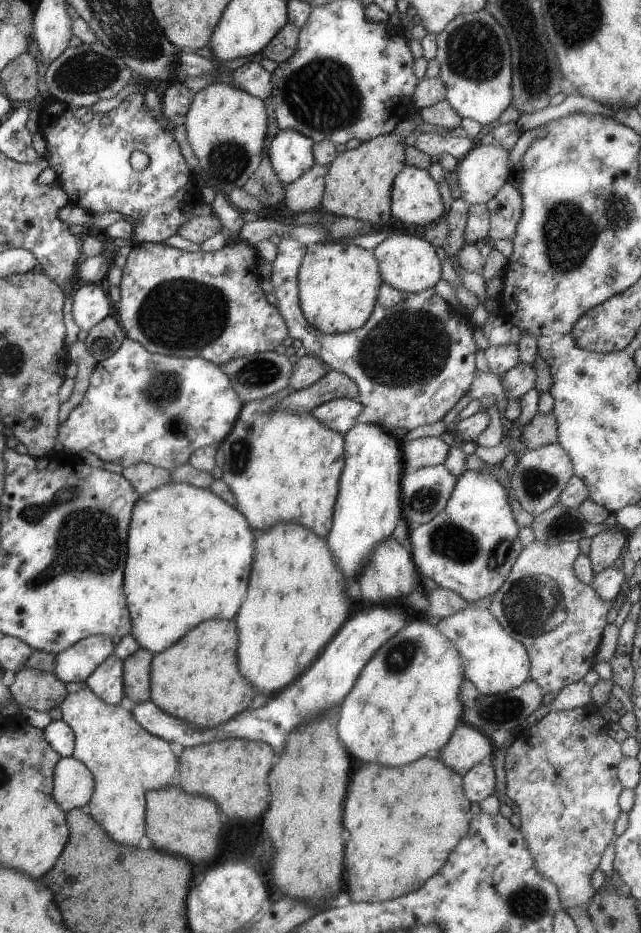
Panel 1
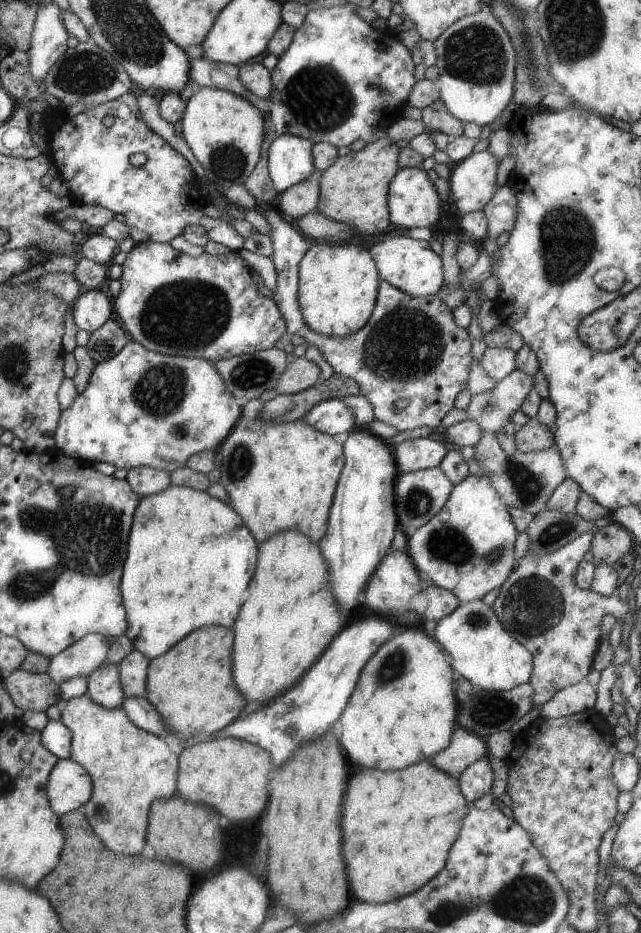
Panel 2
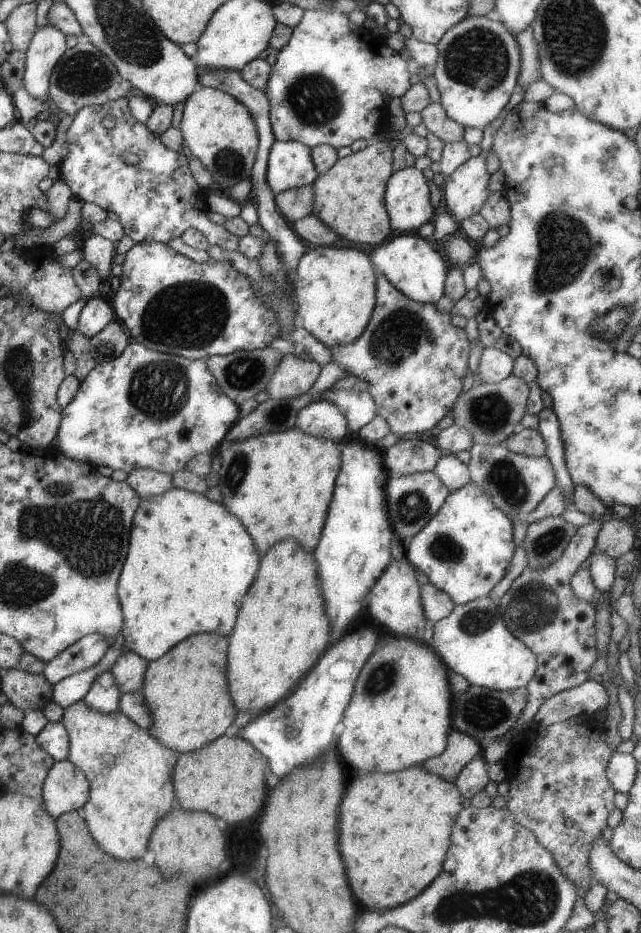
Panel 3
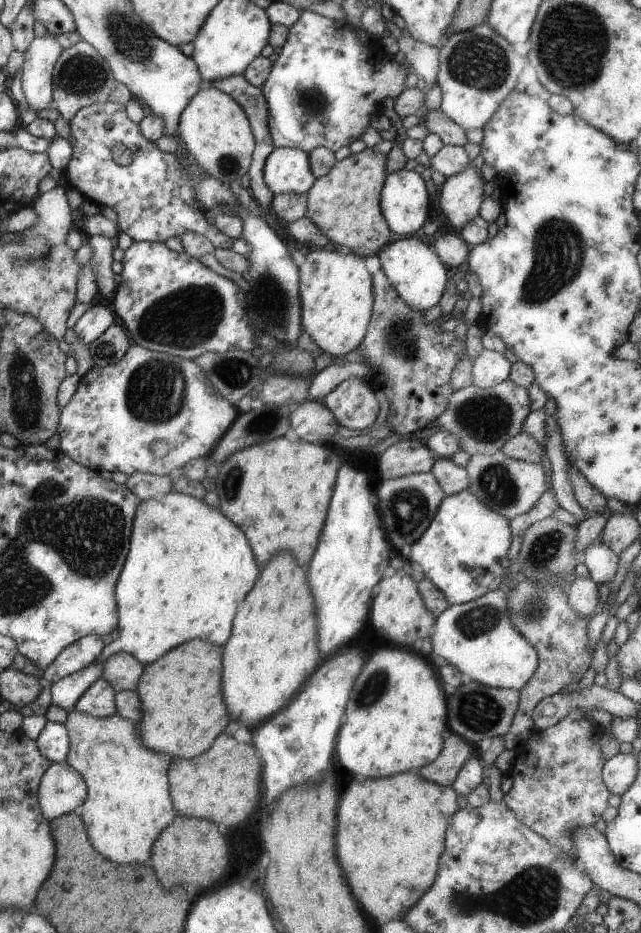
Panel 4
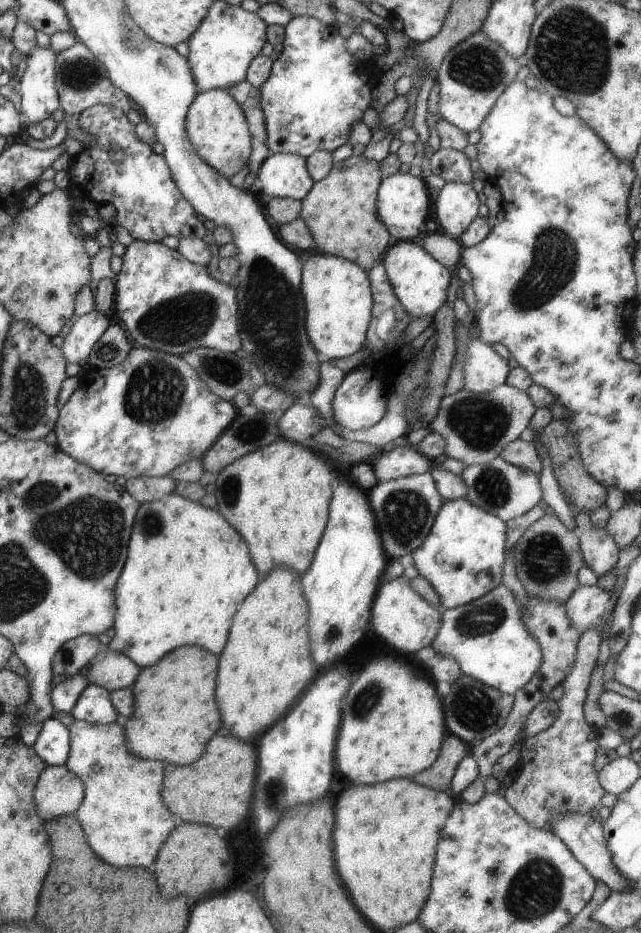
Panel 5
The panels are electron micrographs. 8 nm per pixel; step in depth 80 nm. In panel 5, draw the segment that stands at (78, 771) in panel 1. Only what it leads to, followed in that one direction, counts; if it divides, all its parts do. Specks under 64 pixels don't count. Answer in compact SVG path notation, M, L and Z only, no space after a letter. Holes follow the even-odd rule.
M64 764L47 765L36 780L32 797L37 816L48 821L74 813L83 800L84 786Z

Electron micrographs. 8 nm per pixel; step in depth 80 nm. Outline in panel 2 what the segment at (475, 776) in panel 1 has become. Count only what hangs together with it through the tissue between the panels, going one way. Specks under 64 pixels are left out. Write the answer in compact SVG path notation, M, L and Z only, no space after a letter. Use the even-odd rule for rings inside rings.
M488 755L472 762L457 779L461 794L468 802L487 794L491 790L493 772L489 767Z

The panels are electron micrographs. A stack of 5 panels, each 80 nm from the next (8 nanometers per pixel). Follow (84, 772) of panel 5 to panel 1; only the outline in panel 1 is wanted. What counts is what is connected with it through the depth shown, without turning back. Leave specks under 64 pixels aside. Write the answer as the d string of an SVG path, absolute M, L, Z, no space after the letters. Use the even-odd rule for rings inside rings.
M86 684L73 693L66 693L58 707L62 714L61 719L74 734L72 755L89 769L94 780L92 795L84 808L90 817L99 823L109 838L113 839L113 842L130 847L141 846L145 830L146 800L143 798L143 794L146 794L147 790L167 786L171 782L173 768L178 765L178 760L169 749L169 742L143 730L142 726L134 719L125 701L114 705L105 704L96 694L93 694L93 691Z

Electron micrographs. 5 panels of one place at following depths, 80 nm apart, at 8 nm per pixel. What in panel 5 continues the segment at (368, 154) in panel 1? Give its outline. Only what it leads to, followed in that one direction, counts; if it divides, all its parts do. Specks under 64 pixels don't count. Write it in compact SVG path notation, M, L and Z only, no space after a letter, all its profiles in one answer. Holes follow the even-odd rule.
M351 155L345 160L333 163L325 178L313 183L309 192L300 200L299 217L304 220L313 237L316 252L346 258L365 270L368 270L371 262L379 262L386 248L393 242L376 211L376 192L381 179L378 162L365 159L363 155Z

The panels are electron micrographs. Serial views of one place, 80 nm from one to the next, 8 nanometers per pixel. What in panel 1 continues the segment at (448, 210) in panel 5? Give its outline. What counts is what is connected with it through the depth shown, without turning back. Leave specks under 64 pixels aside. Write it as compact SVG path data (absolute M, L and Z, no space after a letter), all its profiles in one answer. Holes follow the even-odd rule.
M496 142L473 147L455 168L460 197L469 206L486 203L509 179L508 150Z

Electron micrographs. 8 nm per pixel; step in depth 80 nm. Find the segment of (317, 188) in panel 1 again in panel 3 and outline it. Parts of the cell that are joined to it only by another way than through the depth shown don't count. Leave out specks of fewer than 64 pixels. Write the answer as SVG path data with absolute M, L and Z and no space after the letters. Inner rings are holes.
M312 184L299 188L290 188L274 195L276 209L290 224L313 212L312 208Z

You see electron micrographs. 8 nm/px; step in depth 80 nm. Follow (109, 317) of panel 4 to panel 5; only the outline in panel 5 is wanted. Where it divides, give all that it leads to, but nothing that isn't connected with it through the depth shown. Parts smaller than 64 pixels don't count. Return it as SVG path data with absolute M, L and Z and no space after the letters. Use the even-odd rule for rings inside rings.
M95 308L78 316L74 320L70 332L62 339L60 346L66 362L73 362L79 366L87 362L86 358L91 347L99 340L108 326L107 315L97 312Z

